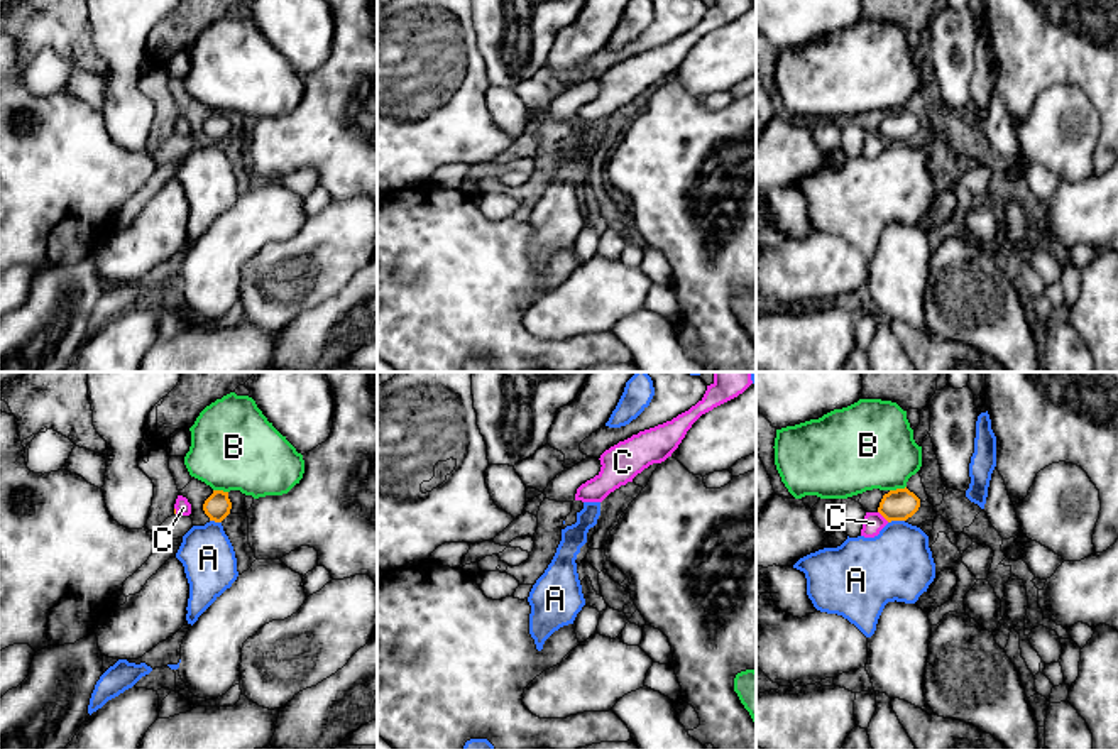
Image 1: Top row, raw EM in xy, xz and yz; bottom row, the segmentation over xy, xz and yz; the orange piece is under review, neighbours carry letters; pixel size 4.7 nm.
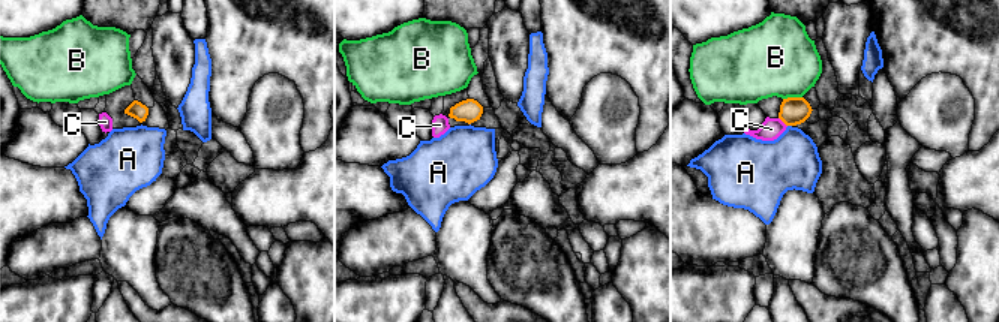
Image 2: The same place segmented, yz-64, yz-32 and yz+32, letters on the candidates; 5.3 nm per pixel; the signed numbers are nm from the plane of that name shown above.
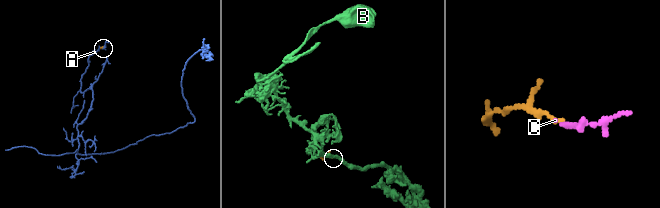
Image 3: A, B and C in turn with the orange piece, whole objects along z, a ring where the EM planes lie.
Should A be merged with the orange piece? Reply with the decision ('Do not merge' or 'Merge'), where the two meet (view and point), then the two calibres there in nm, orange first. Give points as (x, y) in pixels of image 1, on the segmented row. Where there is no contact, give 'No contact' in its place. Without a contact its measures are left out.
Do not merge. Touches orange at yz (895, 519). Thickness 150 nm (orange) against 340 nm

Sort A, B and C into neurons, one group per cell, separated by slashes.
A / B / C

